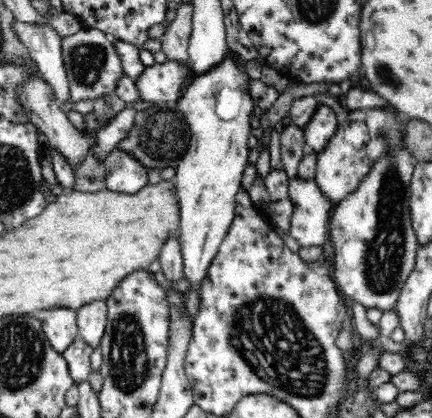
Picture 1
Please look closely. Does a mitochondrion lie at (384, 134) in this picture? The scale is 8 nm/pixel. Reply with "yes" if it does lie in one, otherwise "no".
yes

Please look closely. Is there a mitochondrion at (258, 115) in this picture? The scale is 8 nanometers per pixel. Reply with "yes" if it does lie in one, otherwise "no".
no

